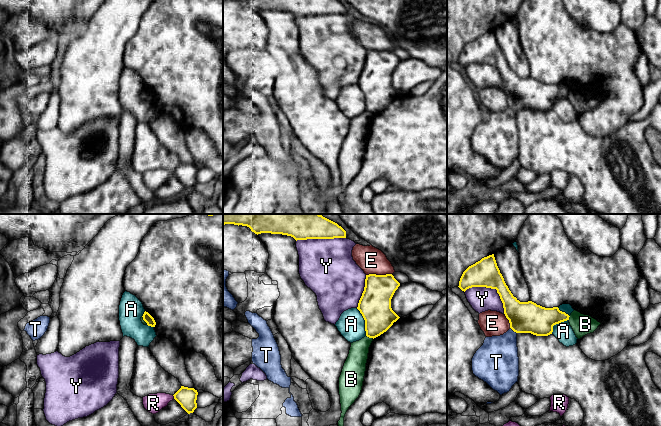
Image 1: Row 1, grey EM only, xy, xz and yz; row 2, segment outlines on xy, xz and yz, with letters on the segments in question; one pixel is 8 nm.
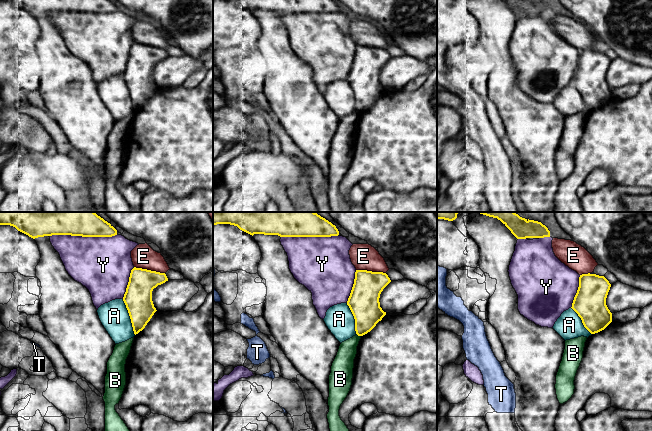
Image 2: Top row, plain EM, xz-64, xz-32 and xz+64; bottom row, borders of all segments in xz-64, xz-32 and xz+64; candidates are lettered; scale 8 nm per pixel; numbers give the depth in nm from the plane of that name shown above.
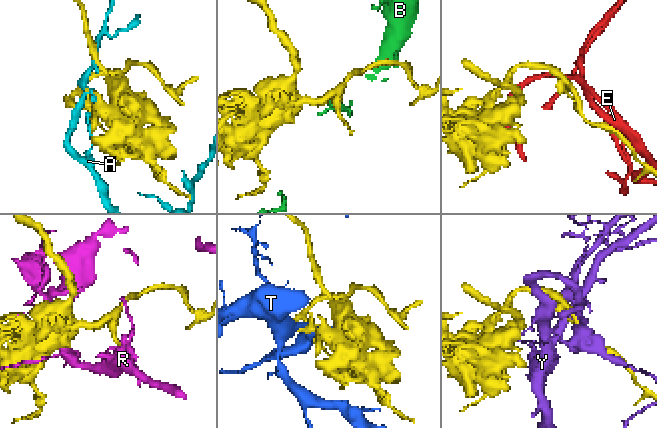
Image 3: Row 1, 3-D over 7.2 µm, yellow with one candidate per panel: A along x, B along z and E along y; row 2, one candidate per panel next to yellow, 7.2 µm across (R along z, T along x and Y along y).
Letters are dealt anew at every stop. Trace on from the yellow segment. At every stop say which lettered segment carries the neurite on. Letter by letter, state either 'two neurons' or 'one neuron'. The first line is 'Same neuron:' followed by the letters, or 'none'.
Same neuron: none
A: two neurons
B: two neurons
E: two neurons
R: two neurons
T: two neurons
Y: two neurons

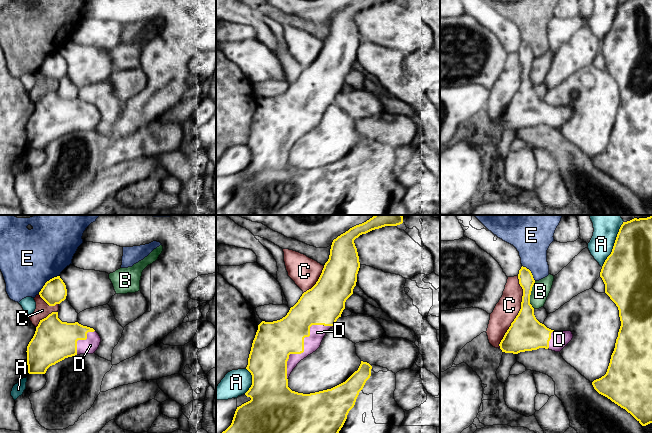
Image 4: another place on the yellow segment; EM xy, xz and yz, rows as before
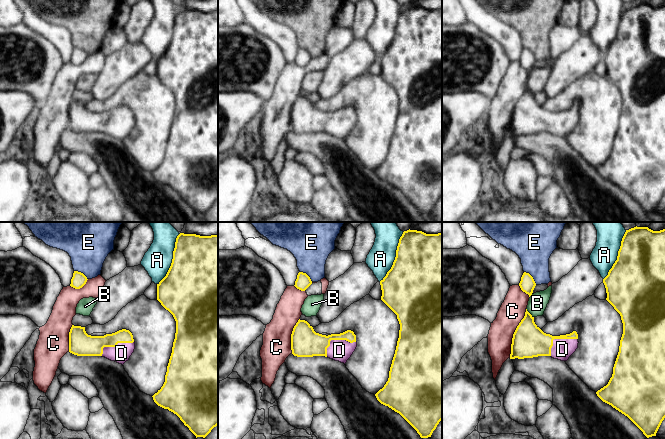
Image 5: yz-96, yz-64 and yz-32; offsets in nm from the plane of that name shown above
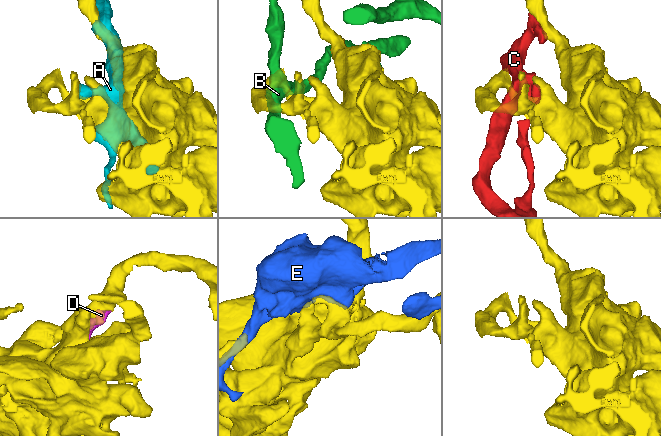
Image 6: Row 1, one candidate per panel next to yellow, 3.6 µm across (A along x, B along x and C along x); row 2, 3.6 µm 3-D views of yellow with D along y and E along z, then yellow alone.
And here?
Same neuron: D
A: two neurons
B: two neurons
C: two neurons
D: one neuron
E: two neurons

